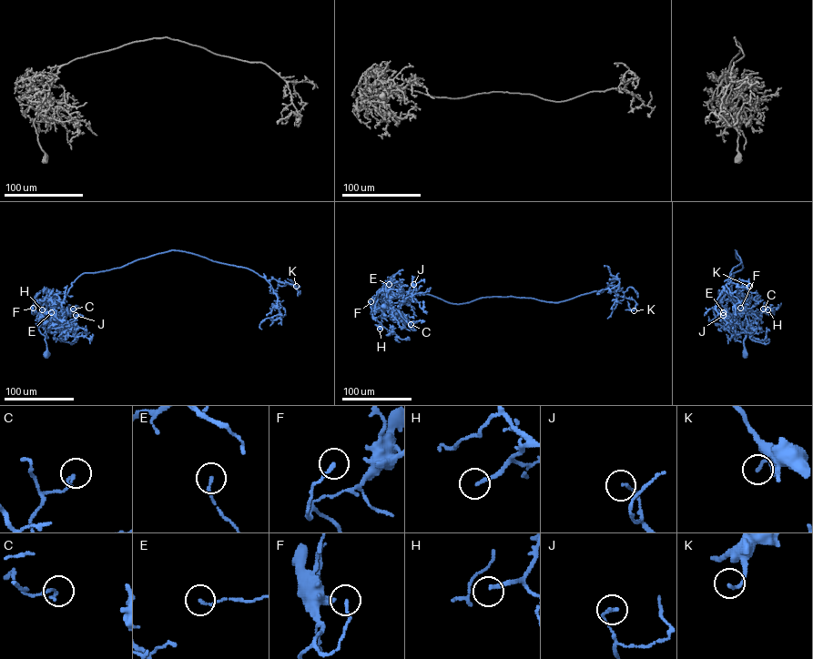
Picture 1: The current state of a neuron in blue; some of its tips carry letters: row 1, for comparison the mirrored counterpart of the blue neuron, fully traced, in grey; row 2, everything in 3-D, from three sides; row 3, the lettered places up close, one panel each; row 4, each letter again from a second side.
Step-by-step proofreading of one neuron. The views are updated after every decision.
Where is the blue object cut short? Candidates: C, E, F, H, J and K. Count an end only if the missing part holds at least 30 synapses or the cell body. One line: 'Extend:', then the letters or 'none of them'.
Extend: none of them

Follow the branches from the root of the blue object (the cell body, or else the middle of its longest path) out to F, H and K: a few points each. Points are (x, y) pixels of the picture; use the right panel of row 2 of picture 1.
F: (744, 355), (744, 340), (749, 318), (742, 309), (746, 299), (745, 307), (740, 308)
H: (744, 355), (744, 340), (749, 323), (748, 315), (742, 309), (745, 300), (748, 312), (767, 309)
K: (744, 355), (749, 318), (732, 295), (733, 273), (743, 268), (735, 250), (741, 262), (727, 280), (749, 286)

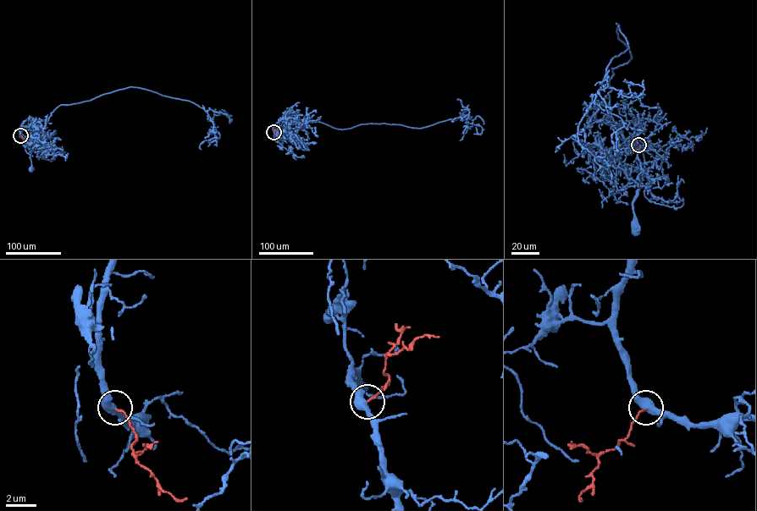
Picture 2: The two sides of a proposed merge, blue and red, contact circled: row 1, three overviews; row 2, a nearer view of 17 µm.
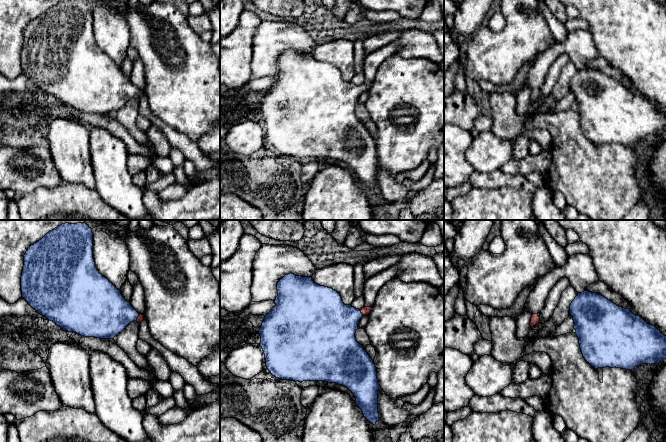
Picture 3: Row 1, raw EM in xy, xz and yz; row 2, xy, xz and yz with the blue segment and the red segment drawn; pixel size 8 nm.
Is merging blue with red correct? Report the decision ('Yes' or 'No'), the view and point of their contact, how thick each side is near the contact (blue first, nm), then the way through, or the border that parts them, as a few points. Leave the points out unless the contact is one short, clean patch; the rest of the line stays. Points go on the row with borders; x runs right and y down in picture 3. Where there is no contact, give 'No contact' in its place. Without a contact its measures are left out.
Yes. Touches blue at xz (360, 312). Thickness 380 nm (blue) against 60 nm. Path across: xz (332, 325), (360, 312), (365, 310)

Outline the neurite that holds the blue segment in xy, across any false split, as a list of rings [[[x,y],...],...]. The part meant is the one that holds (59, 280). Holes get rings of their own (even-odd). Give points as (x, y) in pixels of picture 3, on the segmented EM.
[[[86,223],[62,224],[28,248],[24,255],[21,291],[22,297],[39,314],[63,330],[85,337],[113,339],[129,323],[140,323],[144,319],[144,315],[139,314],[125,300],[120,290],[97,270],[93,259],[93,233]]]

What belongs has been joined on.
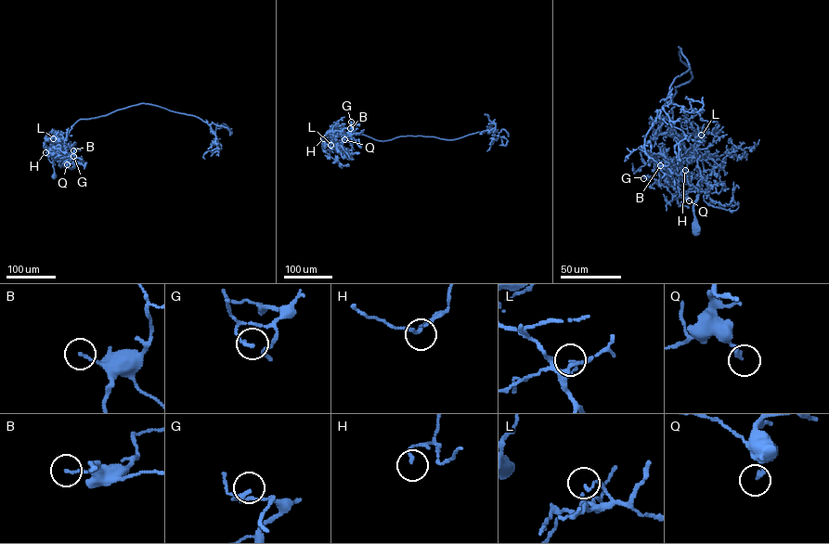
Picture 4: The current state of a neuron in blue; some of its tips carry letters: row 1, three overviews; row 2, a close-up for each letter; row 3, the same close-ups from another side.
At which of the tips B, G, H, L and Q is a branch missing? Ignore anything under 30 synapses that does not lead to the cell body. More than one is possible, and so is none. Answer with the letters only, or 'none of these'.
Q

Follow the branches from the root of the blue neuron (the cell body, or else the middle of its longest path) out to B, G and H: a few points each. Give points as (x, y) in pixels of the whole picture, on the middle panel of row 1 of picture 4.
B: (331, 142), (326, 145), (335, 142), (334, 136), (346, 135), (350, 128)
G: (331, 142), (326, 145), (336, 142), (340, 145), (351, 135), (351, 122)
H: (331, 142), (326, 145), (336, 140), (329, 143), (323, 138)

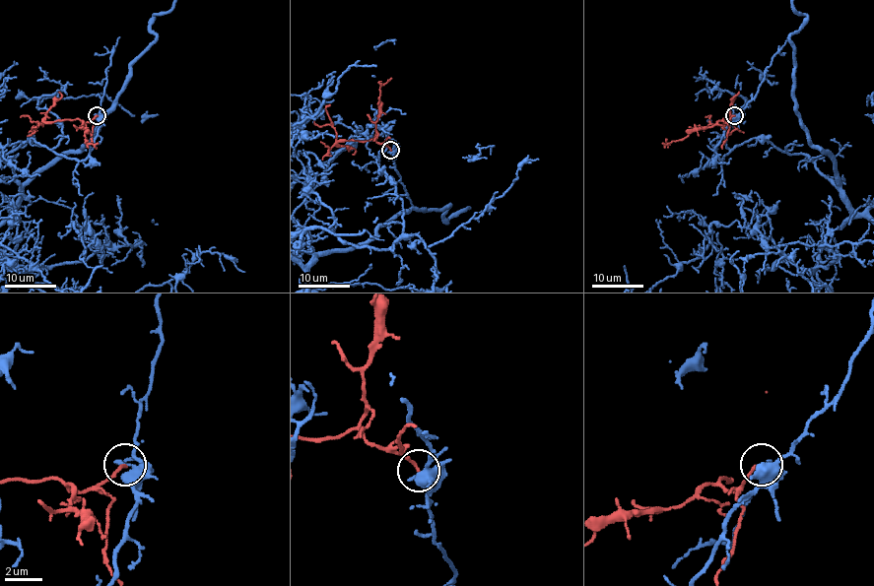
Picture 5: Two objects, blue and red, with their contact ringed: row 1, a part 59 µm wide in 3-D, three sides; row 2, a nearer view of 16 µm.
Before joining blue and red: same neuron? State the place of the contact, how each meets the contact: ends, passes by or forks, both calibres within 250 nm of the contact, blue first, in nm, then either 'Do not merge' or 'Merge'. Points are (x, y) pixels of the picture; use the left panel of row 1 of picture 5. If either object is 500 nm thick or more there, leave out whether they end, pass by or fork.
Place: (97, 115). At the ring blue ends. At the ring red ends. Thickness 400 nm (blue) against 170 nm. Do not merge

